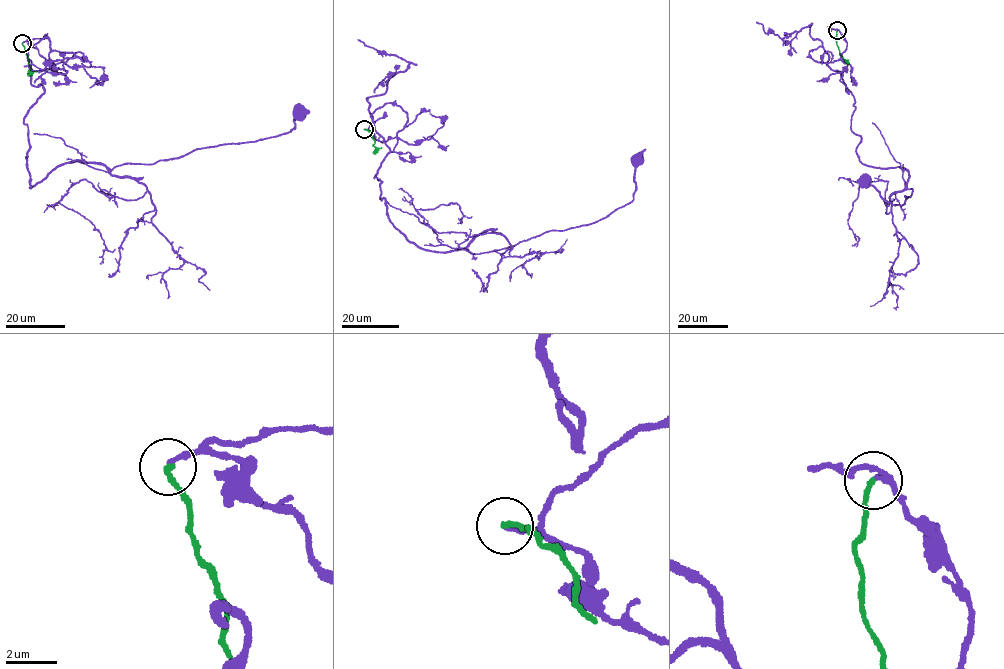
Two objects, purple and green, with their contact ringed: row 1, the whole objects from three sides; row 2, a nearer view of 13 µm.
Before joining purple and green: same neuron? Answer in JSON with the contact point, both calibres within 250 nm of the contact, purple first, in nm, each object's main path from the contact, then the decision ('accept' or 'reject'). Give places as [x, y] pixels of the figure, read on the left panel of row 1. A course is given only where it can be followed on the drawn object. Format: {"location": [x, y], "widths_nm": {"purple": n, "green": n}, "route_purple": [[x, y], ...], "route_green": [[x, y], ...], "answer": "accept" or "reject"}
{"location": [22, 43], "widths_nm": {"purple": 180, "green": 240}, "route_purple": [[22, 43], [67, 72], [29, 66], [44, 92], [23, 120], [29, 187], [67, 163], [286, 133], [298, 111]], "route_green": [[22, 43], [29, 59], [30, 75]], "answer": "accept"}

